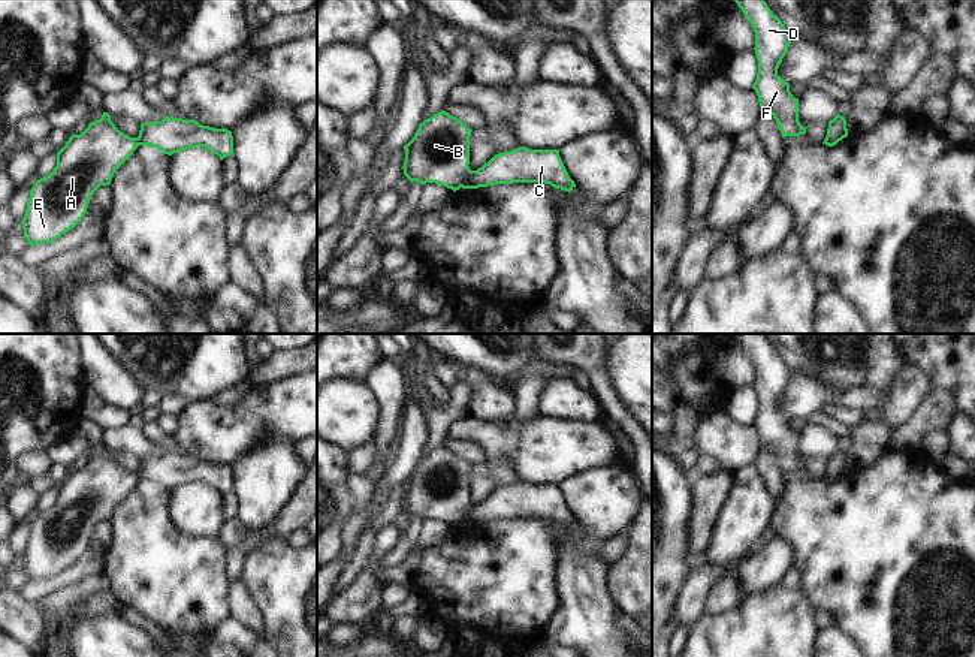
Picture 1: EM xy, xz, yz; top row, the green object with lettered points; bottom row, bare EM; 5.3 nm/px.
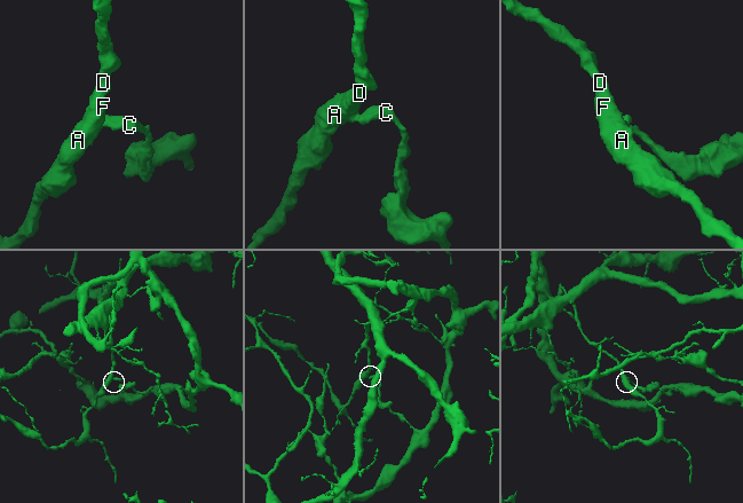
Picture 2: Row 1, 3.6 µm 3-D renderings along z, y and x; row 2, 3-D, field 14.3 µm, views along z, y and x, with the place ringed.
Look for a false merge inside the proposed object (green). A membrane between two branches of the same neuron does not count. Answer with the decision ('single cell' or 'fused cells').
fused cells

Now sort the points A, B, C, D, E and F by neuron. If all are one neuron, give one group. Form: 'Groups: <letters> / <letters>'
Groups: A B D E F / C

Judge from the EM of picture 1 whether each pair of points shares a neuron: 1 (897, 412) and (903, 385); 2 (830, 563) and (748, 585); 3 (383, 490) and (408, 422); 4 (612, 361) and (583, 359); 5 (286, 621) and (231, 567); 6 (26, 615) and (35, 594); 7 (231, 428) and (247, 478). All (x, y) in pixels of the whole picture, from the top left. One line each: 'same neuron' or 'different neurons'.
1: same neuron
2: different neurons
3: same neuron
4: different neurons
5: different neurons
6: different neurons
7: different neurons

